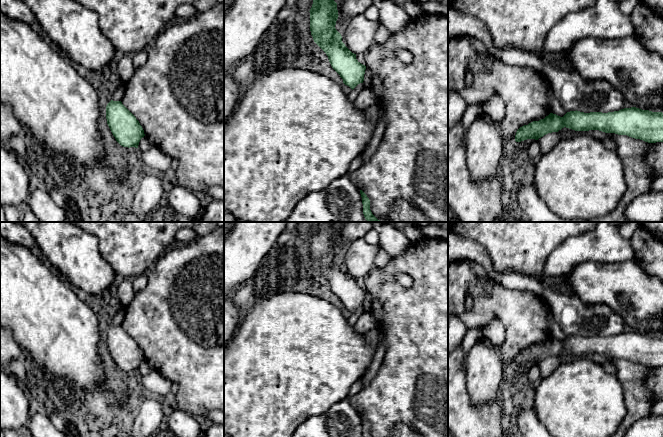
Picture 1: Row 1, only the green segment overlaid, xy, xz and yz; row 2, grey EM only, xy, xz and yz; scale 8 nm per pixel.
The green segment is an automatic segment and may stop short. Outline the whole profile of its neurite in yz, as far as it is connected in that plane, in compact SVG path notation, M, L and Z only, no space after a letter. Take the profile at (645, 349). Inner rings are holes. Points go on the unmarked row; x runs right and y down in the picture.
M636 331L608 337L584 337L576 334L567 336L563 341L550 337L544 343L520 351L516 356L515 365L538 364L564 351L575 355L599 354L627 359L648 367L663 366L663 337Z

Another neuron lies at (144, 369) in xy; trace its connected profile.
M144 360L141 362L139 369L138 369L138 374L139 375L148 375L150 374L154 369Z

